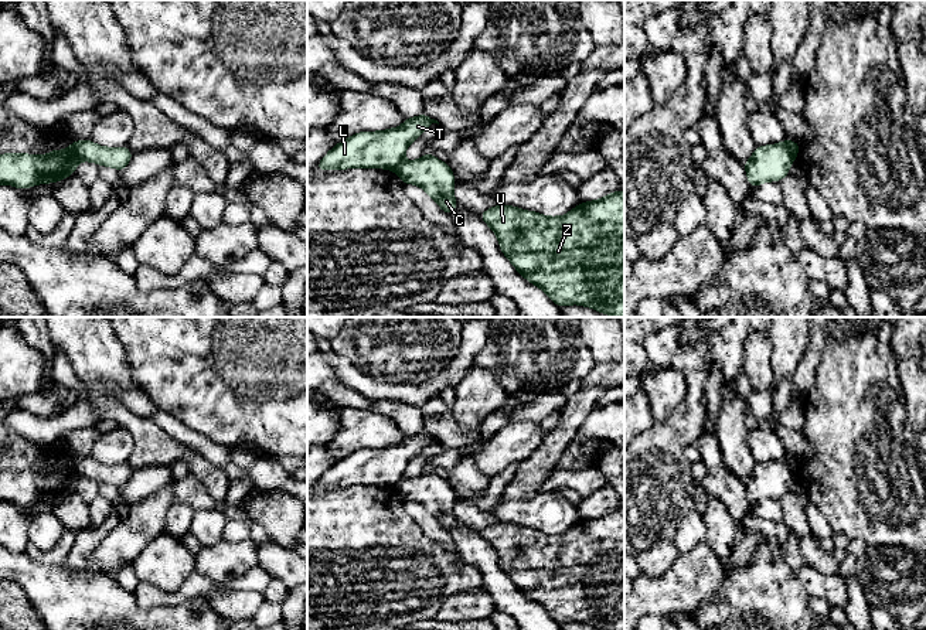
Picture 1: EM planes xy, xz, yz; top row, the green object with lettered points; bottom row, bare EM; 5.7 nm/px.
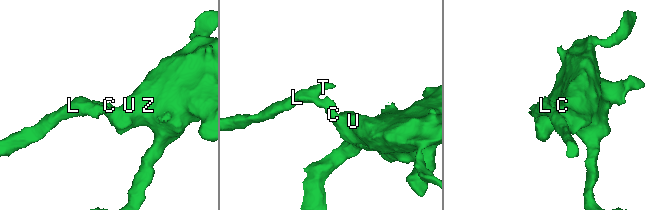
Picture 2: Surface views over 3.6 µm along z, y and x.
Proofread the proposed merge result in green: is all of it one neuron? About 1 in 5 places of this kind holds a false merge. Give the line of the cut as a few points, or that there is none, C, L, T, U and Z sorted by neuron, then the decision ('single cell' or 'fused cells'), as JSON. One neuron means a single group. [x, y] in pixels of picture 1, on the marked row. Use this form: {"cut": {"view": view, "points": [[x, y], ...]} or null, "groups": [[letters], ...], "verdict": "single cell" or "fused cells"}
{"cut": {"view": "yz", "points": [[786, 140], [793, 159]]}, "groups": [["C", "U", "Z"], ["L", "T"]], "verdict": "fused cells"}

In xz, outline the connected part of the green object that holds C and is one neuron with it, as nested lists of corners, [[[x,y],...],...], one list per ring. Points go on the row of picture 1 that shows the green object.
[[[423,154],[415,161],[402,161],[394,171],[405,184],[421,185],[446,214],[460,204],[453,197],[455,176],[447,163],[433,154]]]

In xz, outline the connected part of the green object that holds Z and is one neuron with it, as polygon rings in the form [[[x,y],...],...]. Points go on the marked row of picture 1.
[[[624,193],[581,202],[564,217],[496,205],[479,217],[496,232],[505,258],[559,307],[582,304],[624,317]]]

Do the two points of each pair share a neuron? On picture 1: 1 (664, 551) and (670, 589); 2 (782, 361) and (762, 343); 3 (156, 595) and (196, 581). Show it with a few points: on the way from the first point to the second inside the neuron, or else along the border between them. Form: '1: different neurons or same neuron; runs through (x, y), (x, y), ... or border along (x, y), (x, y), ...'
1: different neurons; border along (680, 554), (660, 575), (643, 574)
2: different neurons; border along (765, 331), (772, 343), (772, 385)
3: same neuron; runs through (166, 598), (177, 598), (186, 591)

